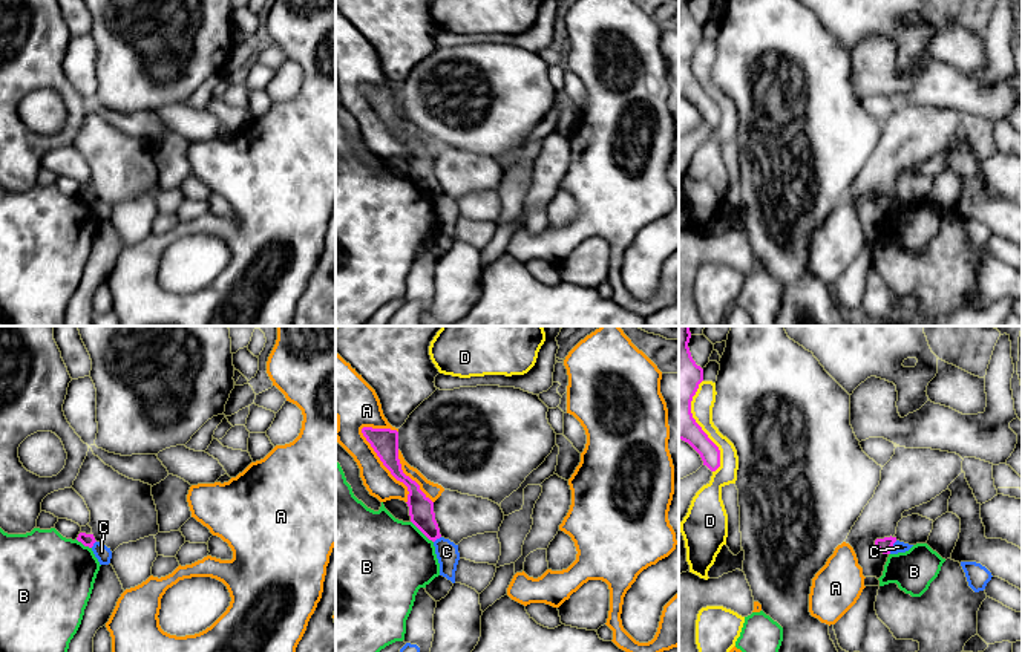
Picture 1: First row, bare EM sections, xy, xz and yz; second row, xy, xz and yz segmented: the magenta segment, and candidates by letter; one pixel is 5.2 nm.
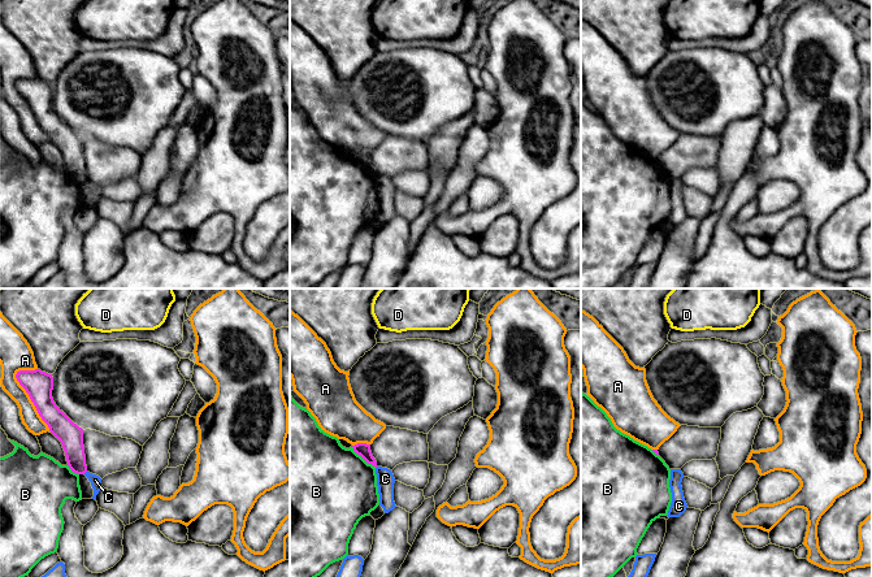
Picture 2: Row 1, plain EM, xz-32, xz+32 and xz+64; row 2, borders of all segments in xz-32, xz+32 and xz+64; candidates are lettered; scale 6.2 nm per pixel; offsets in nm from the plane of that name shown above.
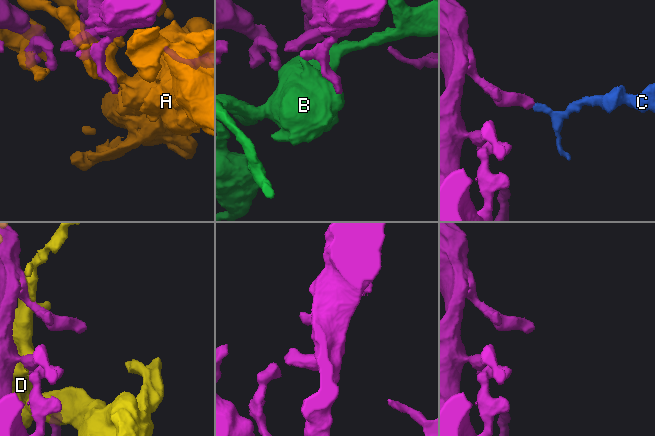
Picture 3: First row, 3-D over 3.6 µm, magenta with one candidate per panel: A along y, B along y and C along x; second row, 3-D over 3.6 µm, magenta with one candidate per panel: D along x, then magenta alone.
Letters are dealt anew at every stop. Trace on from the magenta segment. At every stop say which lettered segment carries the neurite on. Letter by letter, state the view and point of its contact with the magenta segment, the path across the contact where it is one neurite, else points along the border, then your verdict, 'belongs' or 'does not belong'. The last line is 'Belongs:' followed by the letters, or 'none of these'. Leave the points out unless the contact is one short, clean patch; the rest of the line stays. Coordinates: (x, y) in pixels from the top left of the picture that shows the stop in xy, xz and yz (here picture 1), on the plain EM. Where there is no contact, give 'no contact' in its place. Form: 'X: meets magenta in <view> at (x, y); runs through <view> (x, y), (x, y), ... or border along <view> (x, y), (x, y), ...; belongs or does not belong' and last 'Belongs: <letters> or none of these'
A: meets magenta in xz at (383, 121); does not belong
B: meets magenta in xz at (422, 189); does not belong
C: meets magenta in yz at (892, 202); border along yz (897, 198), (889, 210); does not belong
D: meets magenta in yz at (699, 83); does not belong
Belongs: none of these

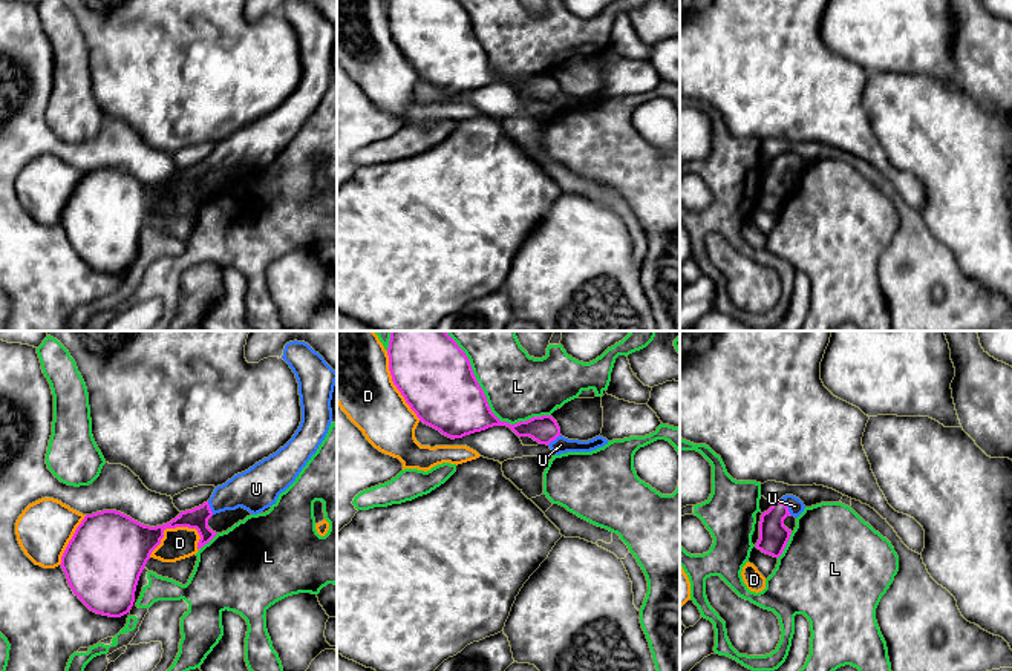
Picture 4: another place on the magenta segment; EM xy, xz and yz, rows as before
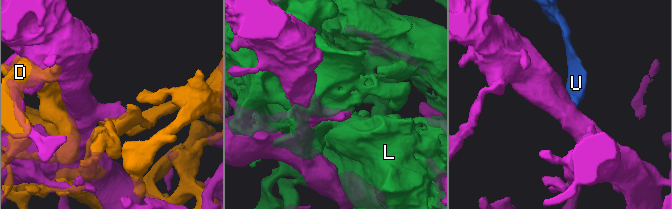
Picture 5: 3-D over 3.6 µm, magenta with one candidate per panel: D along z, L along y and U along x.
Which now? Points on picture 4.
D: meets magenta in xy at (170, 184); does not belong
L: meets magenta in xz at (489, 63); does not belong
U: meets magenta in yz at (787, 164); runs through yz (773, 192), (773, 178), (787, 164), (795, 163); belongs
Belongs: U

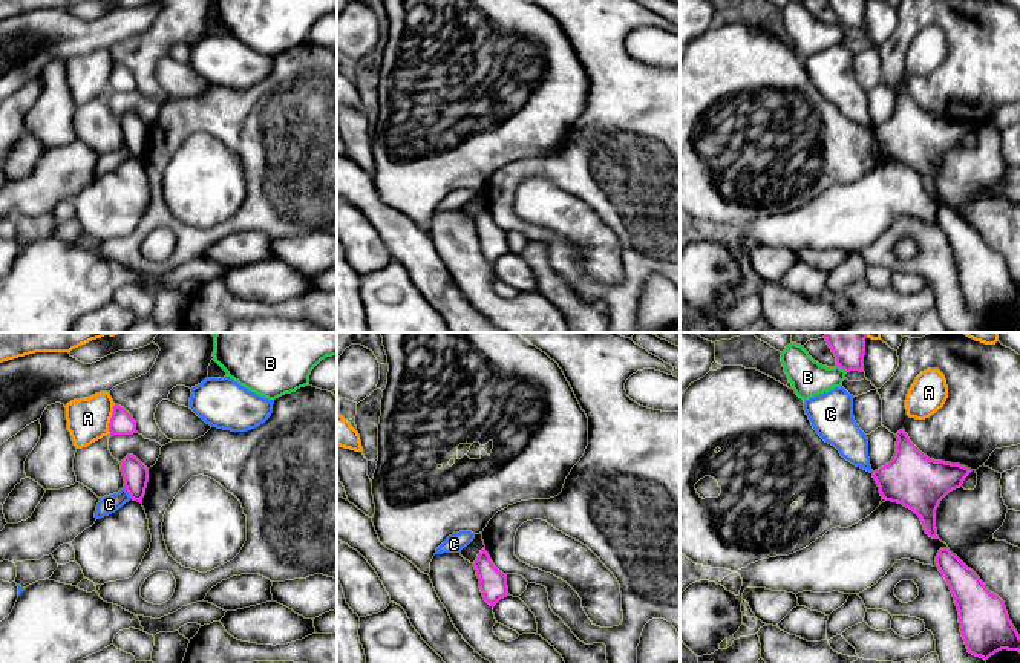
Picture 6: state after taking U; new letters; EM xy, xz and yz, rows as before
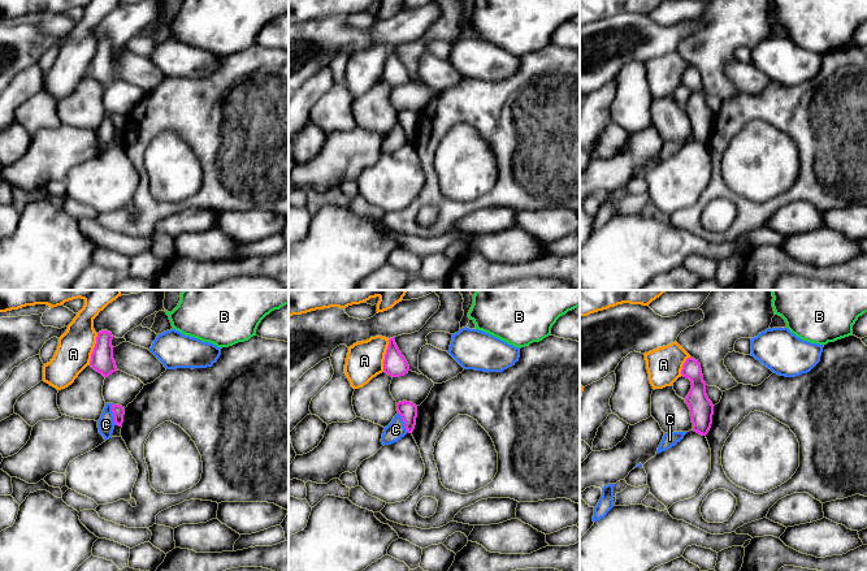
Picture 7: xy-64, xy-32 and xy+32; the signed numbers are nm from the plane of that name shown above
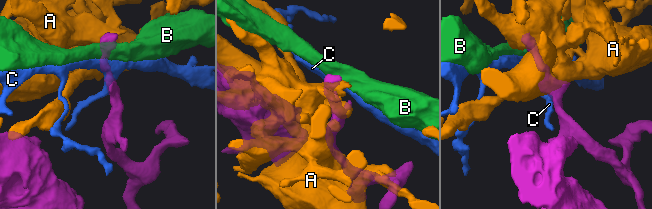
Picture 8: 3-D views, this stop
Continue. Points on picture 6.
A: meets magenta in xy at (111, 77); does not belong
B: meets magenta in yz at (841, 25); border along yz (836, 22), (846, 29); does not belong
C: meets magenta in xy at (127, 147); border along xy (124, 143), (132, 155); does not belong
Belongs: none of these

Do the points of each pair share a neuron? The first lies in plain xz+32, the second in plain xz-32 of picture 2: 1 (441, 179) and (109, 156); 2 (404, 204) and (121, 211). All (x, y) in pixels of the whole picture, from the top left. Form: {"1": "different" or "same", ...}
{"1": "different", "2": "same"}

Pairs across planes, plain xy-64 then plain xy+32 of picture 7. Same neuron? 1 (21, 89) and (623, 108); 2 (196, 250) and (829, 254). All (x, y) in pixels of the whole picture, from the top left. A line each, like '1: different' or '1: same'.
1: different
2: same

